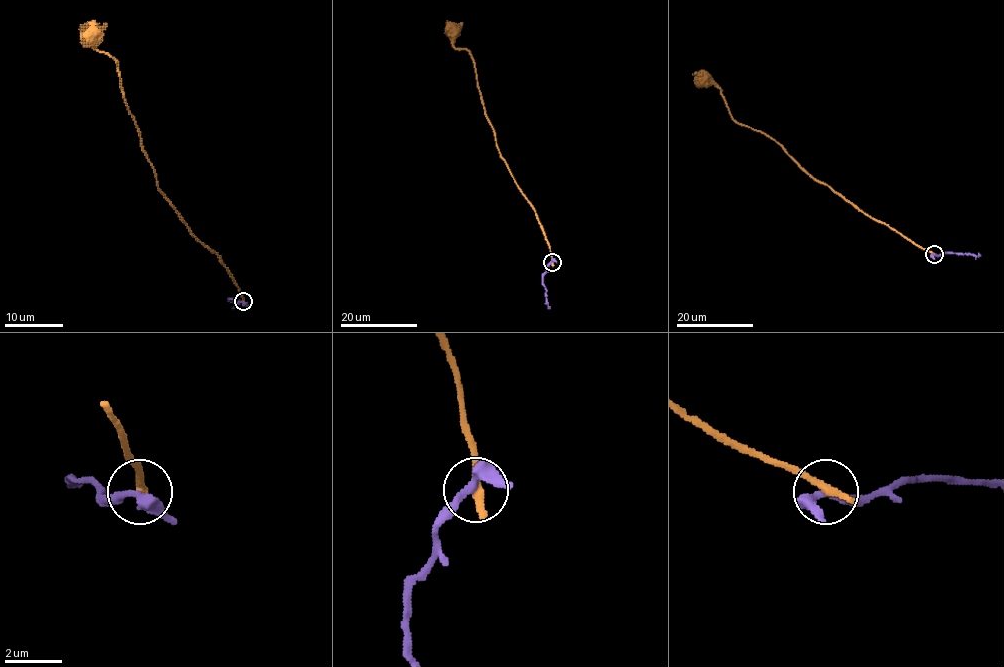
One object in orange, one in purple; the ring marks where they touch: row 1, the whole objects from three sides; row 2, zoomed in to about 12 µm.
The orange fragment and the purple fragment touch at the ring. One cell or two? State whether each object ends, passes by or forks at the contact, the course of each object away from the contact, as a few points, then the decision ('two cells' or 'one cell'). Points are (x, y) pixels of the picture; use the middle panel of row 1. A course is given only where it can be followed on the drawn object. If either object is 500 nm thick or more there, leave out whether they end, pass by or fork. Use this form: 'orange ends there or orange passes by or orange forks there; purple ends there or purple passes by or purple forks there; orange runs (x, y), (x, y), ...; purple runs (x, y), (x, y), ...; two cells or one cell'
orange ends there; purple passes by; orange runs (552, 262), (550, 246), (534, 209), (500, 155), (478, 87), (475, 63), (469, 52), (454, 46), (454, 31); purple runs (552, 262), (543, 276), (546, 301), (550, 306); two cells

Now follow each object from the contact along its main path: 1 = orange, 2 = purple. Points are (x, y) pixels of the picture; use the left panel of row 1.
1: (242, 301), (216, 254), (188, 229), (158, 188), (156, 174), (127, 105), (117, 63), (93, 48), (93, 33)
2: (242, 301), (229, 299), (237, 304), (239, 299)

